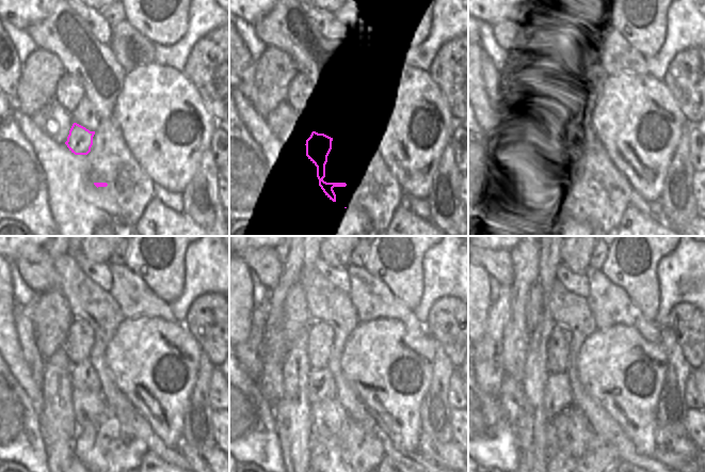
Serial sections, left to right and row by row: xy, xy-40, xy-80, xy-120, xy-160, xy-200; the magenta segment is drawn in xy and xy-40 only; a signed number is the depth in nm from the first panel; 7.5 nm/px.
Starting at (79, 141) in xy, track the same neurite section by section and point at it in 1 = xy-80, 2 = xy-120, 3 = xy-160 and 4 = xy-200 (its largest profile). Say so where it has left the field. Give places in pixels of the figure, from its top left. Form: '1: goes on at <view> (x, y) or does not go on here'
1: goes on at xy-80 (559, 156)
2: goes on at xy-120 (89, 409)
3: goes on at xy-160 (327, 417)
4: goes on at xy-200 (574, 433)

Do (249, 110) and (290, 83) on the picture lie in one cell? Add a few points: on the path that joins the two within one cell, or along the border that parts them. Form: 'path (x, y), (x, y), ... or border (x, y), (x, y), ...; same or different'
border (253, 105), (267, 120), (269, 127); different

